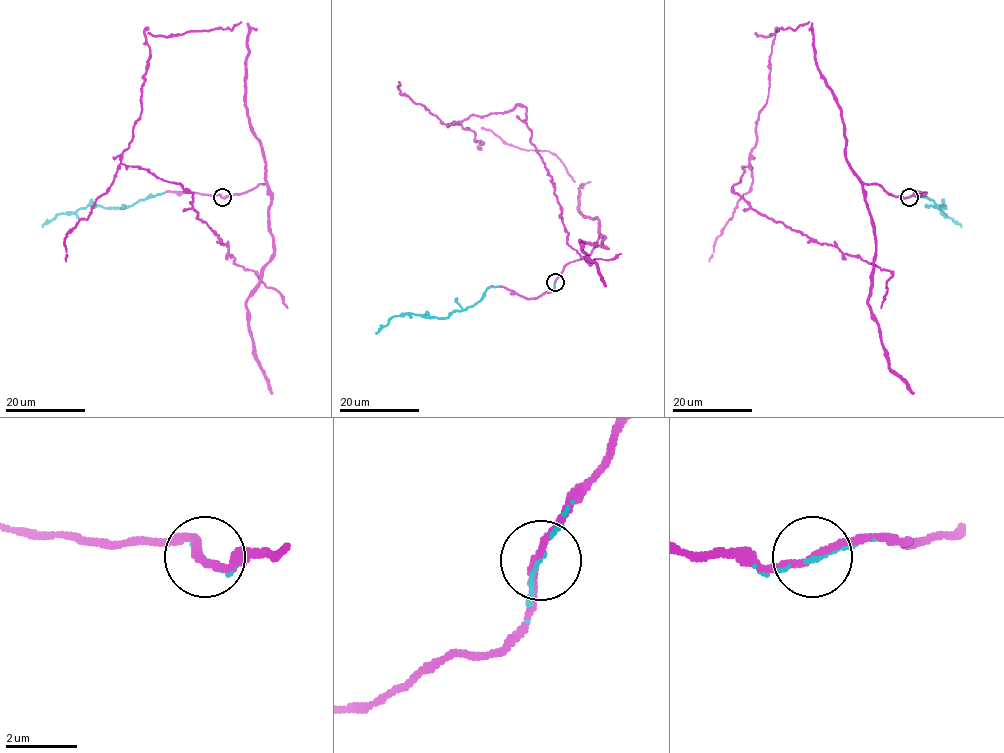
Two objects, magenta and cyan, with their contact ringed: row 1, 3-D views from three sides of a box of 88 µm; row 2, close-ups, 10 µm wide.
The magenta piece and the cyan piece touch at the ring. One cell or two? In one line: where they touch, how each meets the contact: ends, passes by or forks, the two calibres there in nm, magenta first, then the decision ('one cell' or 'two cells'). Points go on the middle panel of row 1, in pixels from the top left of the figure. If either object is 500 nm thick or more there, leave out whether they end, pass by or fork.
at (555, 282); magenta passes by; cyan ends there; 200 nm thick on the magenta side, 100 nm on the other; one cell

